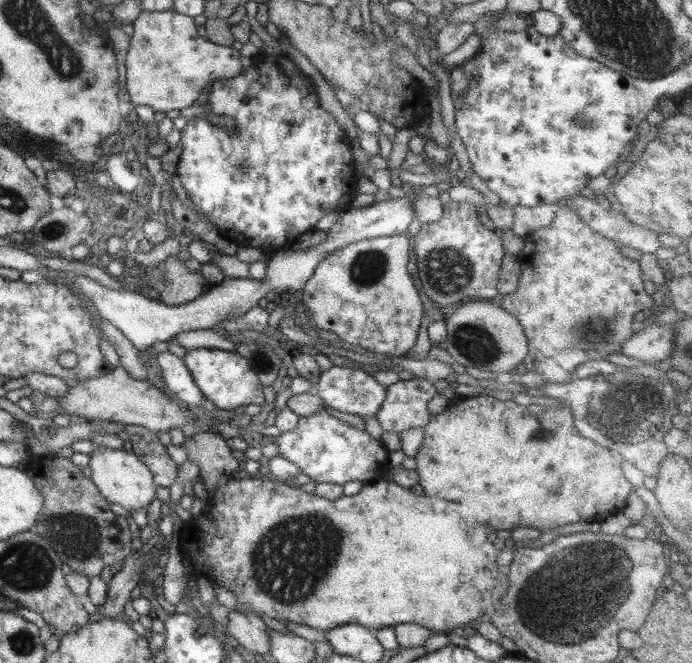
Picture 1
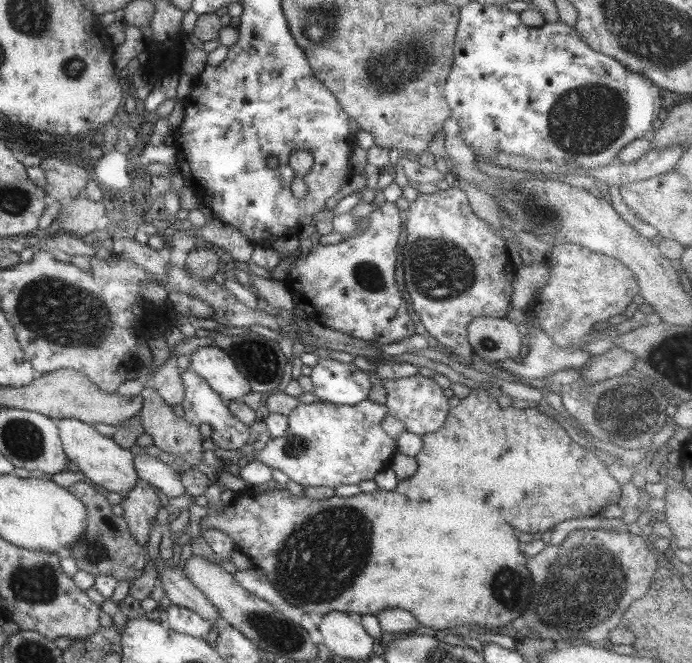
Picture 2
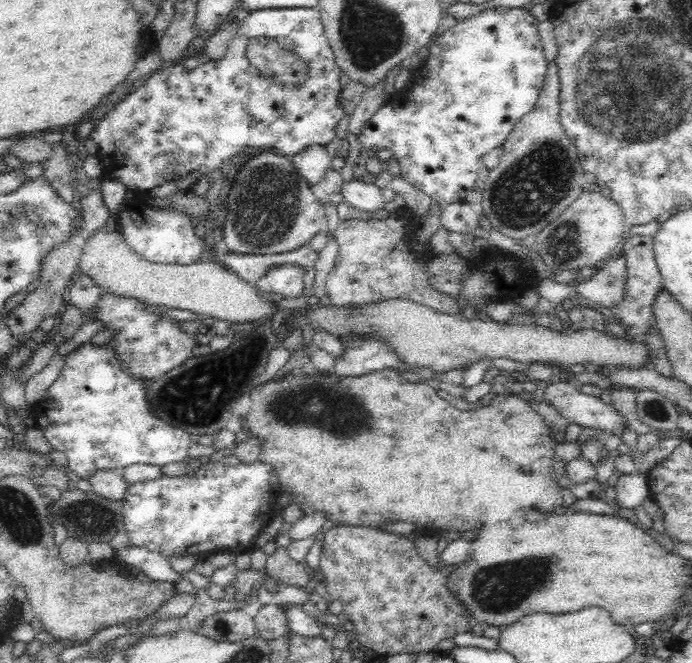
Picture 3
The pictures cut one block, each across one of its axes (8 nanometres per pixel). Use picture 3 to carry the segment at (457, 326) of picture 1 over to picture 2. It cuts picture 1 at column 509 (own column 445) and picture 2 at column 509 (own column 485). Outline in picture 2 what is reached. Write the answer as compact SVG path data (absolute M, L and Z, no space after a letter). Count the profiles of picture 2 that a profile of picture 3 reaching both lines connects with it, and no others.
M477 317L467 326L467 340L478 357L494 361L510 362L514 356L522 355L525 350L525 341L517 331L515 324L506 319Z

